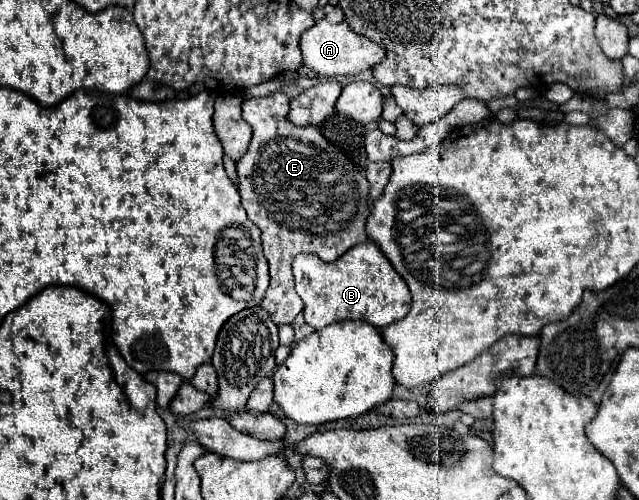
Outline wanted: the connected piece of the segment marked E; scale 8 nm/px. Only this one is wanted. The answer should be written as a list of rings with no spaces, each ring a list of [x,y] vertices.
[[[275,91],[265,97],[245,99],[241,109],[243,119],[253,127],[253,139],[247,153],[237,161],[237,175],[241,181],[239,193],[247,217],[261,229],[263,253],[269,261],[271,275],[271,283],[261,301],[261,307],[271,315],[271,321],[275,325],[285,325],[303,311],[303,303],[295,293],[291,275],[293,257],[297,253],[315,253],[325,261],[335,261],[353,245],[363,243],[367,239],[365,221],[371,213],[367,203],[369,183],[365,171],[351,163],[335,145],[331,145],[317,127],[295,127],[287,121],[289,97],[285,93]]]

